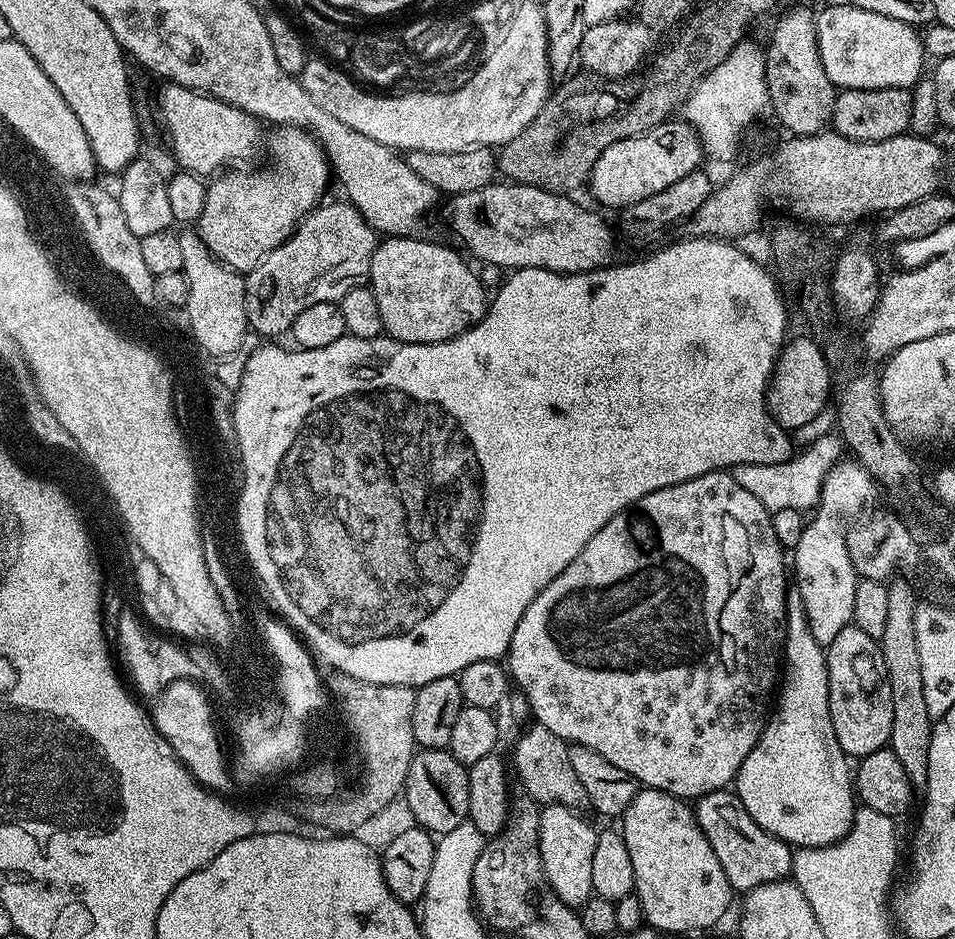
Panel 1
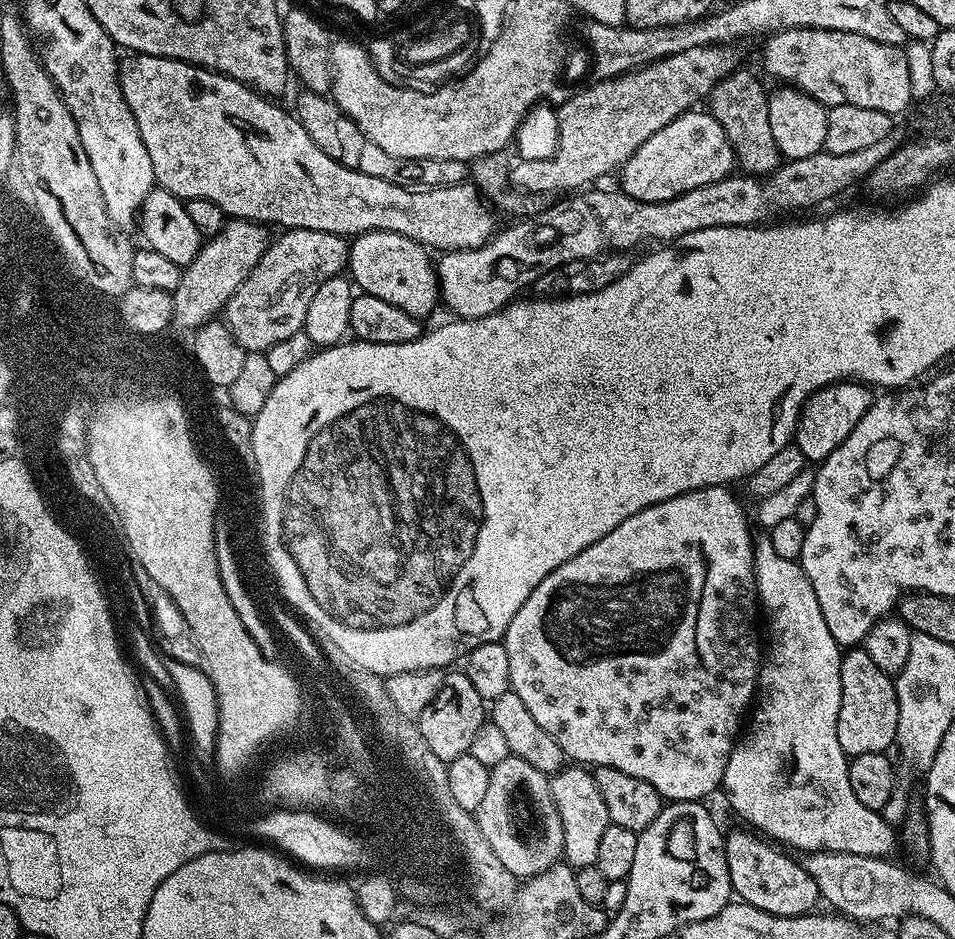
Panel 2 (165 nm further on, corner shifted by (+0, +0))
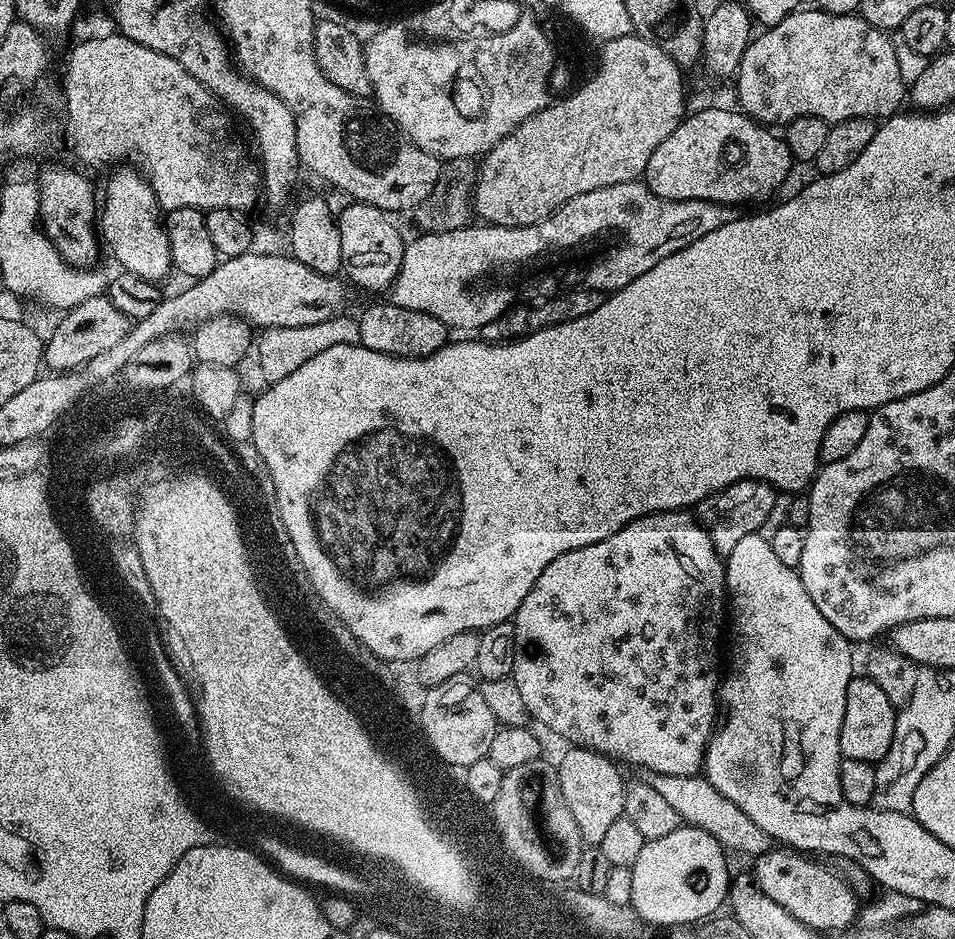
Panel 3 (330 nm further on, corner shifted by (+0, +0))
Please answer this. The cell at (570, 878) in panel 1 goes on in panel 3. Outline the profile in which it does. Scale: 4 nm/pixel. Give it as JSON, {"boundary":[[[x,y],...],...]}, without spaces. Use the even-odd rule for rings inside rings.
{"boundary":[[[575,746],[567,750],[569,752],[558,760],[562,798],[566,798],[566,806],[570,806],[574,822],[578,822],[578,834],[584,839],[585,845],[599,846],[608,827],[624,815],[626,780],[620,777],[621,769],[602,753]]]}

